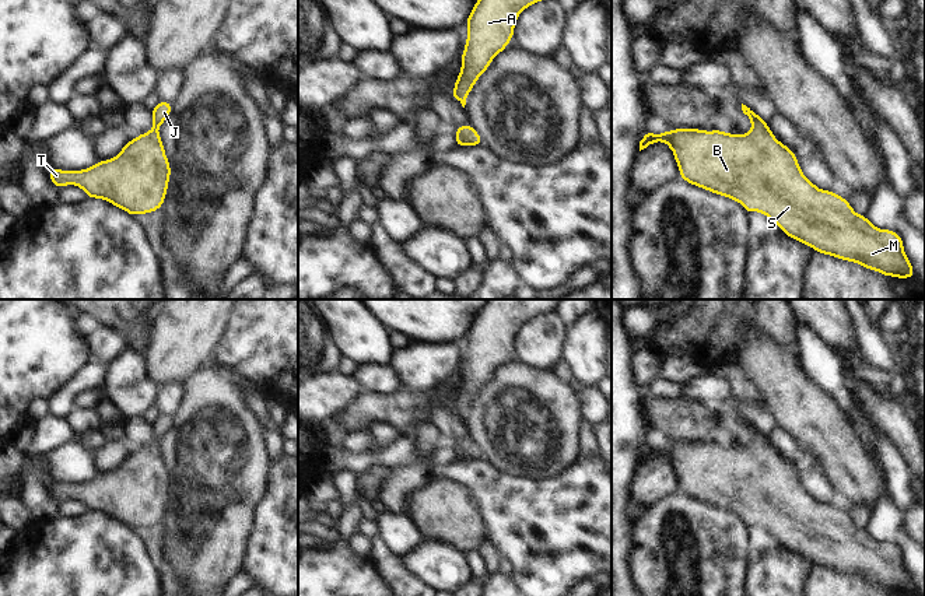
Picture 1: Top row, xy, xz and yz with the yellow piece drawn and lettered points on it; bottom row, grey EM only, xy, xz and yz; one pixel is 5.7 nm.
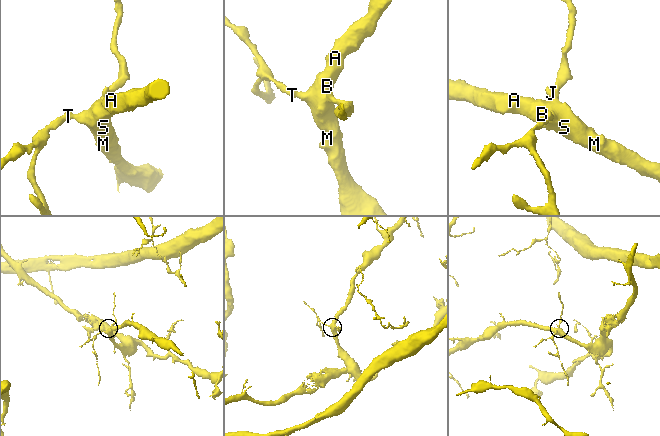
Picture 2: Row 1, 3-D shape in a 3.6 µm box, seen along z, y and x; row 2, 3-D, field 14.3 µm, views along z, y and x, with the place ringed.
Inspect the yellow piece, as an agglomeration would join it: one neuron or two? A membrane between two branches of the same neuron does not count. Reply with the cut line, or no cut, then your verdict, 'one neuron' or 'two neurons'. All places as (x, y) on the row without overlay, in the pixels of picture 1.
no cut; one neuron

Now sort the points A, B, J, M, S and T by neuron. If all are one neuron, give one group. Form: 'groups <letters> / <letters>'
groups A B J M S T

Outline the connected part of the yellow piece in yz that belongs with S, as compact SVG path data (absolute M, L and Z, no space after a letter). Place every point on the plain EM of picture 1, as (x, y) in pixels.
M743 417L742 424L751 435L751 445L747 448L730 448L718 442L705 445L677 441L659 448L647 444L640 455L640 464L665 455L675 467L682 494L739 515L747 527L763 526L785 548L821 568L855 575L884 590L917 590L896 544L876 541L866 529L856 527L847 512L833 504L816 501L800 484L795 466L775 452L768 437Z

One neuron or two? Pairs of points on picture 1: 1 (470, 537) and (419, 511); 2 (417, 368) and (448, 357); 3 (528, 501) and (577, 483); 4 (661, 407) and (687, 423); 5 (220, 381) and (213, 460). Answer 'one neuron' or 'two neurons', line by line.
1: one neuron
2: one neuron
3: one neuron
4: one neuron
5: one neuron

